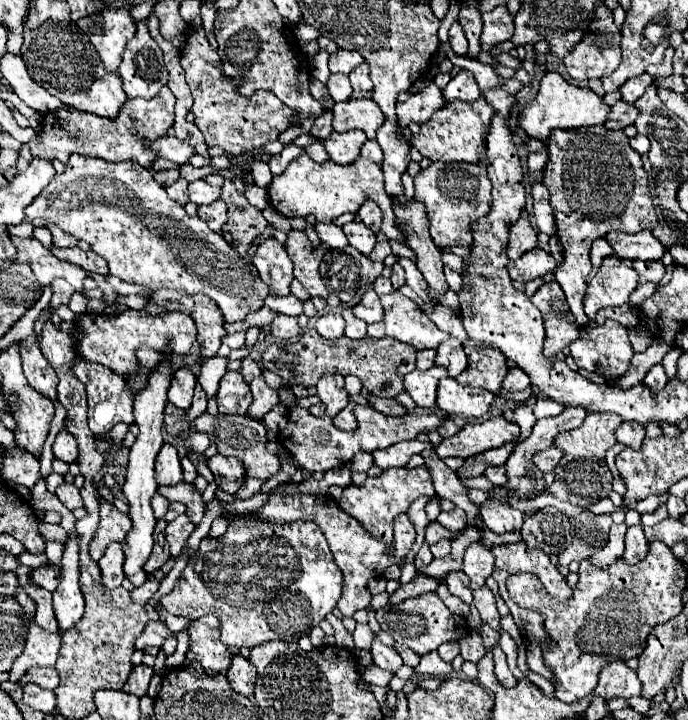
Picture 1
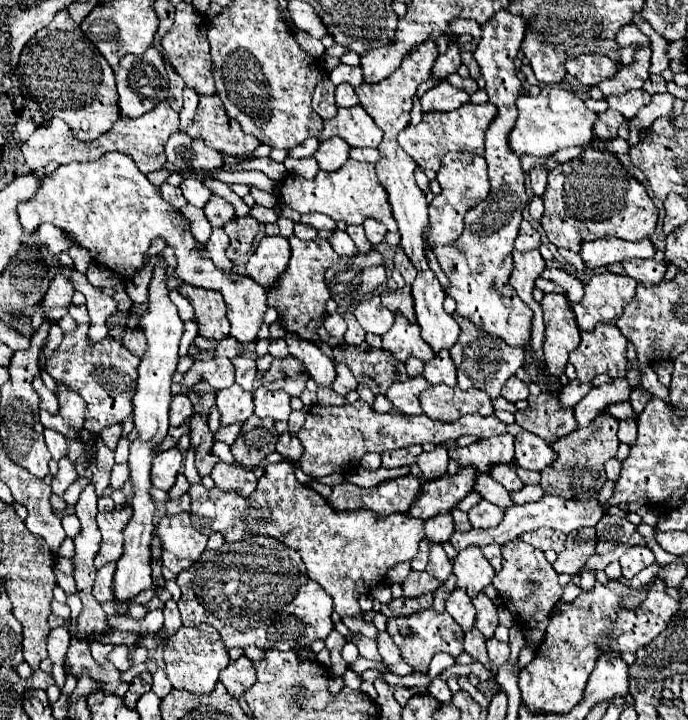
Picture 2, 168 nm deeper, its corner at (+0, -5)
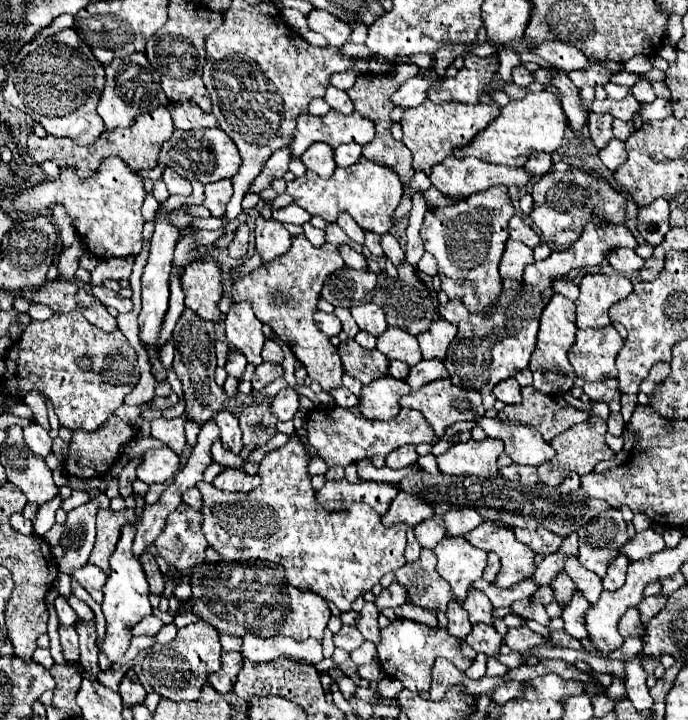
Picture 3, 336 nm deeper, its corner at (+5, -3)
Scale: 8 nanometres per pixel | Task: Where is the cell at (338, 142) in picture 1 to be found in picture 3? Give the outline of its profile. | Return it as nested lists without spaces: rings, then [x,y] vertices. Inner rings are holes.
[[[312,144],[302,156],[300,160],[306,164],[308,170],[316,172],[318,176],[322,178],[328,178],[332,176],[334,168],[336,168],[336,162],[334,162],[334,148],[328,146],[328,144]]]

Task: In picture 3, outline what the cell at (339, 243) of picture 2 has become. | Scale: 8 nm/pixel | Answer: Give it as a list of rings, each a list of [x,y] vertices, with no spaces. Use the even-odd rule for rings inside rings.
[[[340,244],[338,248],[340,248],[340,254],[342,254],[346,266],[356,268],[356,270],[366,270],[366,258],[360,252],[356,252],[354,248],[350,248],[348,244]]]

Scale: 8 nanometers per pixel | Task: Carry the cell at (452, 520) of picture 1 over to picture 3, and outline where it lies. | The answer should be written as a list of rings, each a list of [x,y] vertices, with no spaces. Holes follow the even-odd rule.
[[[432,516],[432,518],[424,520],[420,526],[414,526],[414,534],[416,534],[416,540],[420,542],[422,548],[430,548],[430,550],[436,548],[436,544],[446,534],[444,518],[442,516]]]

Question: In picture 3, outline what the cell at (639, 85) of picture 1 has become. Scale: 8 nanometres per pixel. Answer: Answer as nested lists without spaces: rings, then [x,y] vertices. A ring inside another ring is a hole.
[[[630,94],[630,96],[626,96],[624,100],[610,100],[610,98],[606,98],[606,100],[594,100],[592,102],[592,112],[598,112],[598,114],[602,114],[602,112],[608,112],[608,114],[612,114],[614,118],[620,118],[620,120],[632,120],[632,116],[636,114],[636,110],[640,108],[640,104],[638,104],[638,100]]]

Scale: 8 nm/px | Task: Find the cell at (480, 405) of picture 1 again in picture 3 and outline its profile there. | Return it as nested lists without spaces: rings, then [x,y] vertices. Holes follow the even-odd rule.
[[[448,378],[436,380],[416,392],[410,392],[408,396],[402,396],[400,404],[404,408],[420,410],[440,438],[454,422],[472,420],[476,416],[484,416],[486,412],[478,392],[456,388]]]

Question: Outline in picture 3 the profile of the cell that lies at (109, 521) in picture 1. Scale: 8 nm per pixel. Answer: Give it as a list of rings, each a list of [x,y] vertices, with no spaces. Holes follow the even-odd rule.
[[[110,508],[98,510],[98,516],[96,516],[98,536],[96,536],[96,544],[94,544],[94,550],[92,550],[90,560],[88,560],[90,564],[108,572],[108,568],[110,568],[108,560],[116,548],[118,538],[120,538],[120,528],[126,522],[136,522],[134,510],[120,510],[120,512],[114,512]]]

